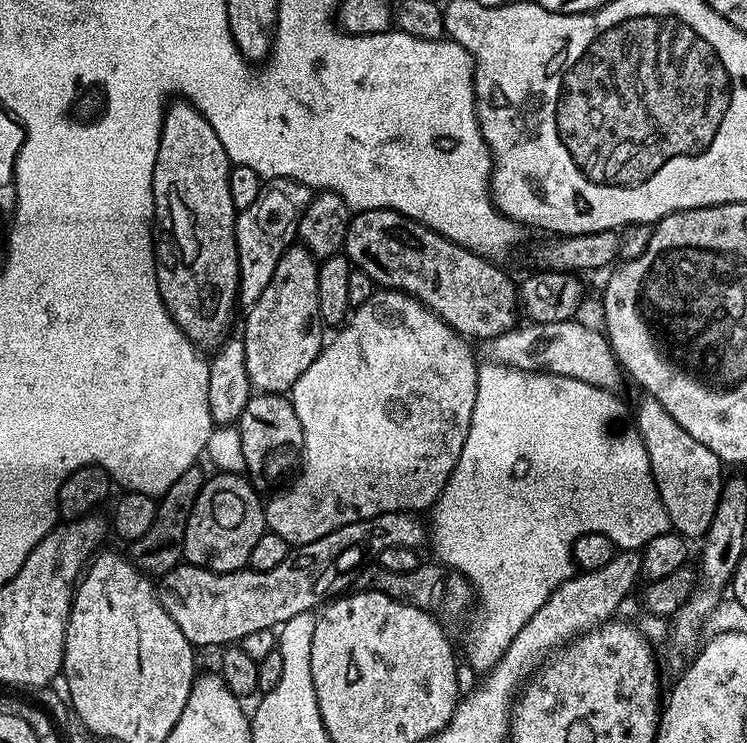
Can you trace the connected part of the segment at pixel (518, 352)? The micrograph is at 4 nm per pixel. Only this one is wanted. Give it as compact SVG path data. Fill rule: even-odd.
M580 318L545 324L528 322L525 325L525 328L511 328L510 331L487 341L483 345L484 352L488 355L485 357L504 370L515 370L520 374L574 378L578 382L586 382L607 392L621 391L620 387L623 386L624 380L626 381L626 372L616 357L611 339L599 327L591 328L590 325L583 324Z

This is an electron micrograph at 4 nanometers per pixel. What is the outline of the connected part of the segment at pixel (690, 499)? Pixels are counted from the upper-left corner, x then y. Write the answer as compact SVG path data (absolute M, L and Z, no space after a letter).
M647 394L641 395L641 397L636 412L634 408L634 423L646 446L646 454L650 458L650 470L658 494L662 498L662 506L668 515L668 523L685 538L693 538L692 536L702 538L706 534L706 530L710 530L710 522L714 518L714 510L718 506L722 487L722 475L720 476L722 461L710 450L706 450L706 446L702 446L702 442L698 442L698 438L690 438L690 434L686 434L686 430L682 430L682 426L678 426L678 422L674 422L674 418L670 418L670 410L666 410L666 406L662 406L662 402L658 402L658 398Z

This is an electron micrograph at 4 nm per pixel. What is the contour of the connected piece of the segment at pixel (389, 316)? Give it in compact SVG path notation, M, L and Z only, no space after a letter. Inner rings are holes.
M395 288L373 291L372 297L362 302L362 306L351 309L346 323L337 332L340 333L333 340L331 337L325 343L318 358L310 362L310 370L306 370L306 374L302 374L302 378L294 382L290 399L294 406L294 414L298 414L298 422L302 422L304 435L304 450L298 465L298 475L287 487L280 490L285 492L277 491L275 493L277 496L264 504L264 522L267 531L278 534L278 538L285 540L290 546L326 538L326 534L330 534L330 530L338 530L338 526L374 518L378 514L387 512L420 514L423 513L423 508L424 511L431 509L432 505L439 500L440 491L446 486L462 454L462 446L470 430L470 418L478 394L478 360L472 357L473 345L446 322L442 322L442 318L434 315L422 301L408 295L407 292L398 292Z

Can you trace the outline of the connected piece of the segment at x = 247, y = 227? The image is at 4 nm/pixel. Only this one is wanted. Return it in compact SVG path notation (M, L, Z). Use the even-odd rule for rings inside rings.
M270 180L261 187L258 198L254 198L250 206L239 209L236 217L236 249L240 267L238 300L245 309L252 308L254 302L262 298L262 290L270 286L270 274L274 274L274 266L278 266L284 251L297 239L302 214L306 214L313 195L313 189L297 180Z

